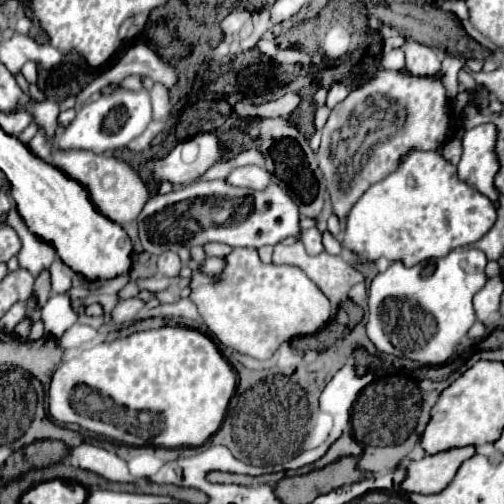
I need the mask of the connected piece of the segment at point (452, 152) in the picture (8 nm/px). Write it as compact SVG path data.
M449 139L449 143L445 143L445 147L441 147L441 153L443 157L449 161L449 163L459 163L459 151L461 151L461 145L459 145L459 139Z

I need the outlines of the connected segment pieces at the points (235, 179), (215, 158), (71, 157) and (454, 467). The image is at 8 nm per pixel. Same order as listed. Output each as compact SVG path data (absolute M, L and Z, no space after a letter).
M249 165L249 167L239 167L233 173L229 173L227 181L233 183L235 187L249 187L249 189L263 191L271 183L271 173L263 167Z
M199 133L181 141L165 159L153 161L153 173L161 181L175 185L195 183L209 167L223 159L223 143L213 133Z
M53 151L53 165L63 169L71 179L77 179L85 189L89 191L89 197L93 199L95 207L109 217L111 221L125 225L129 221L135 221L139 213L143 211L145 203L149 201L149 187L141 179L141 175L131 169L127 163L115 159L115 157L105 157L105 155L93 155L91 151Z
M459 447L443 451L441 455L425 455L421 461L411 461L401 489L423 495L441 493L453 481L461 463L471 459L475 453L475 447Z

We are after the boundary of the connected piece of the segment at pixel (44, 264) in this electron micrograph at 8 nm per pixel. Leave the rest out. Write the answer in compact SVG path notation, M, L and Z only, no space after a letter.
M15 205L7 213L5 225L11 225L21 239L21 251L17 255L19 267L27 269L33 277L51 267L51 263L57 259L57 253L53 251L53 247L49 247L49 243L41 243L41 239L37 239L37 235L33 235L29 227L25 227L25 221L21 219Z

